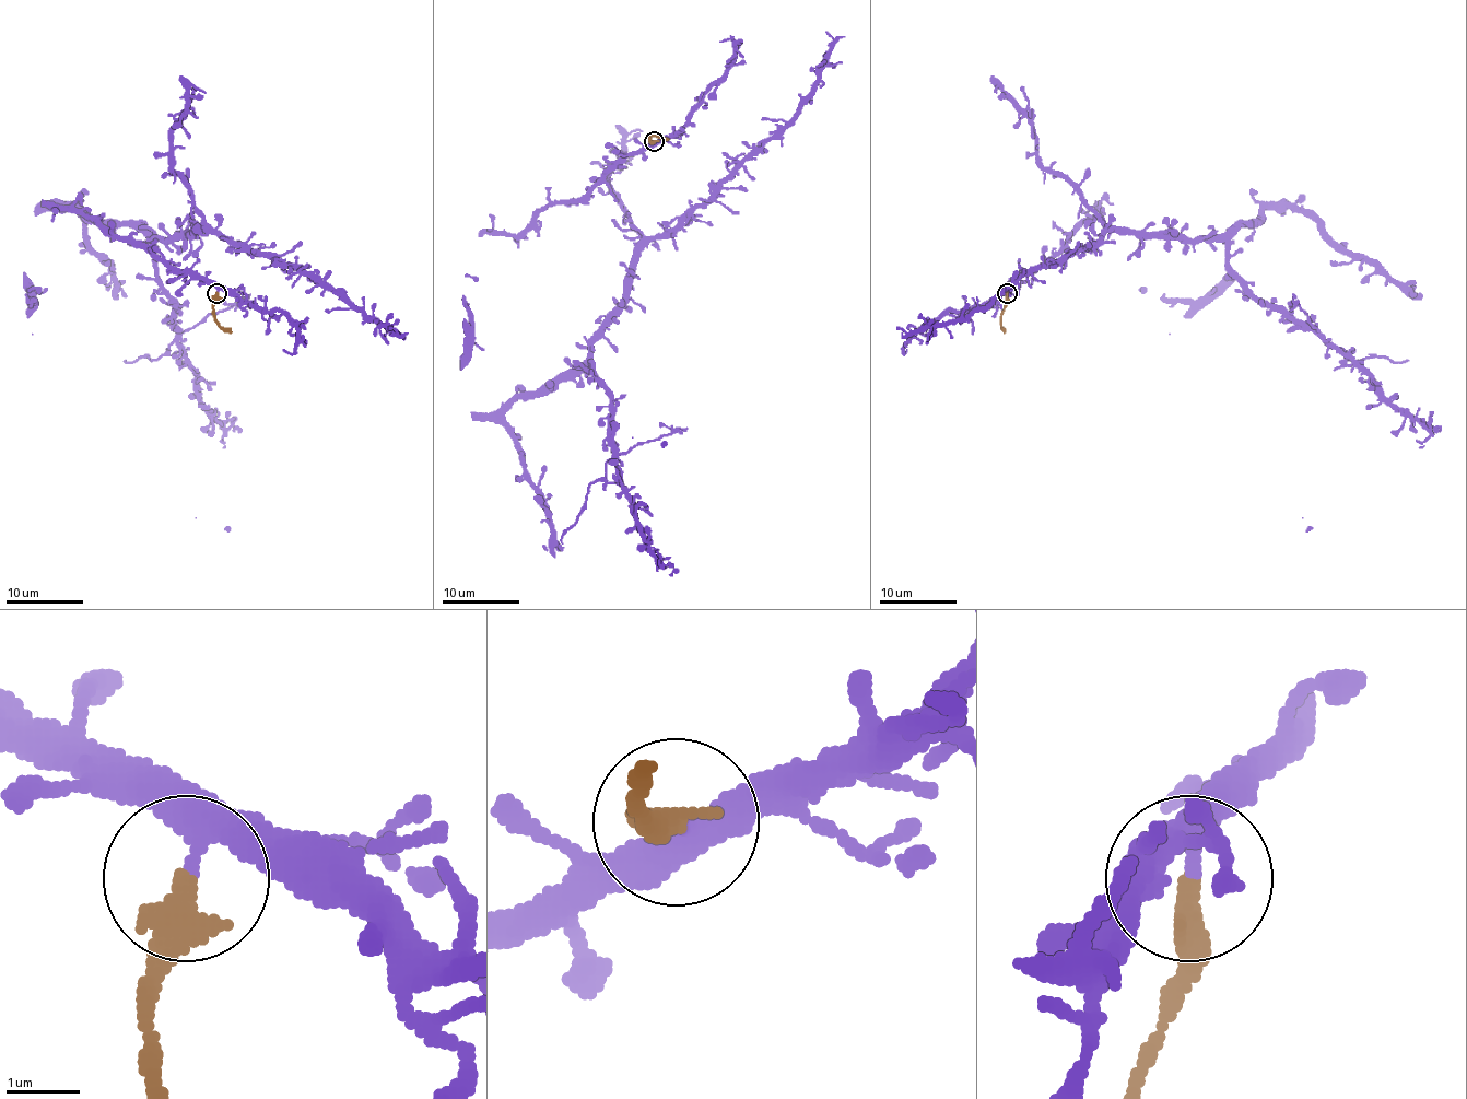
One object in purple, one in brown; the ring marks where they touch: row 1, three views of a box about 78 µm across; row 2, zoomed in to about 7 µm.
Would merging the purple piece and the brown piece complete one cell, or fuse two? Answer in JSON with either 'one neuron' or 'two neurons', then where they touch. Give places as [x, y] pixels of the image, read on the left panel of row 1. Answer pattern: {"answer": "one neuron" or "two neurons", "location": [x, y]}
{"answer": "two neurons", "location": [216, 293]}

